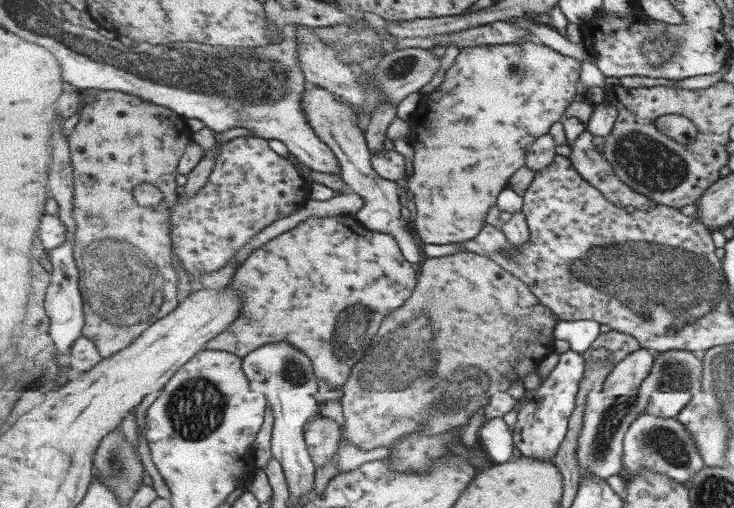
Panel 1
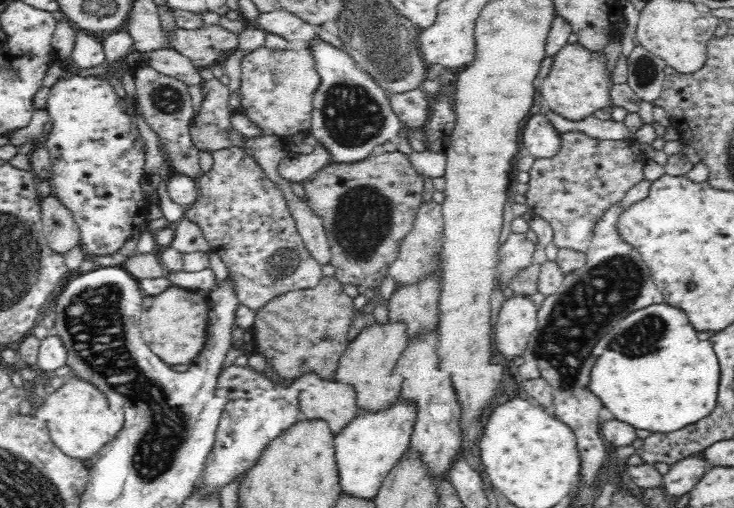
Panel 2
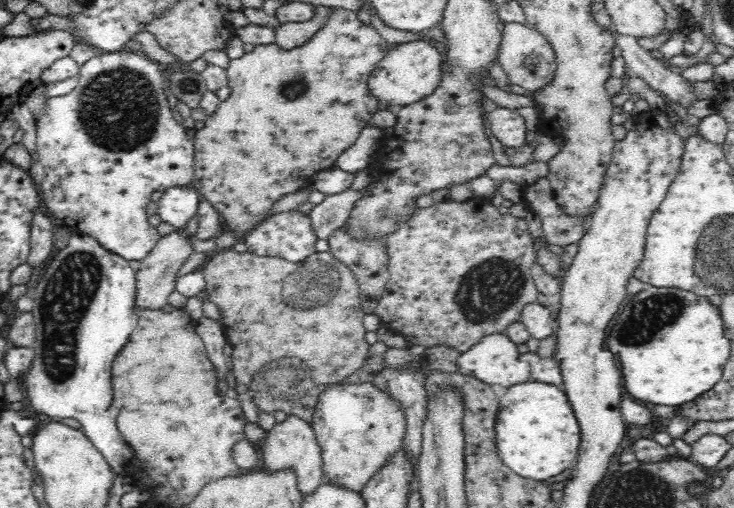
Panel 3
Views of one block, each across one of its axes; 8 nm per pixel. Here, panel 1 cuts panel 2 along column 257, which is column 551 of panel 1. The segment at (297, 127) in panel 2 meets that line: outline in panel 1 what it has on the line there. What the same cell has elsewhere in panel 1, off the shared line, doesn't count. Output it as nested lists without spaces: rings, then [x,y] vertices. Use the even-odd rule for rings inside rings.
[[[531,40],[525,44],[513,45],[477,45],[475,47],[465,47],[456,58],[455,64],[447,70],[445,82],[431,92],[424,94],[420,98],[420,104],[409,119],[410,125],[407,140],[415,148],[415,158],[413,160],[413,169],[408,176],[408,190],[412,193],[414,206],[416,208],[416,219],[414,220],[413,230],[422,244],[453,244],[467,242],[477,238],[487,227],[489,212],[497,204],[498,196],[509,186],[511,176],[527,164],[527,149],[529,146],[549,132],[549,128],[555,122],[562,121],[568,112],[571,101],[577,95],[577,82],[581,74],[581,61],[571,56],[565,56],[545,44]]]

